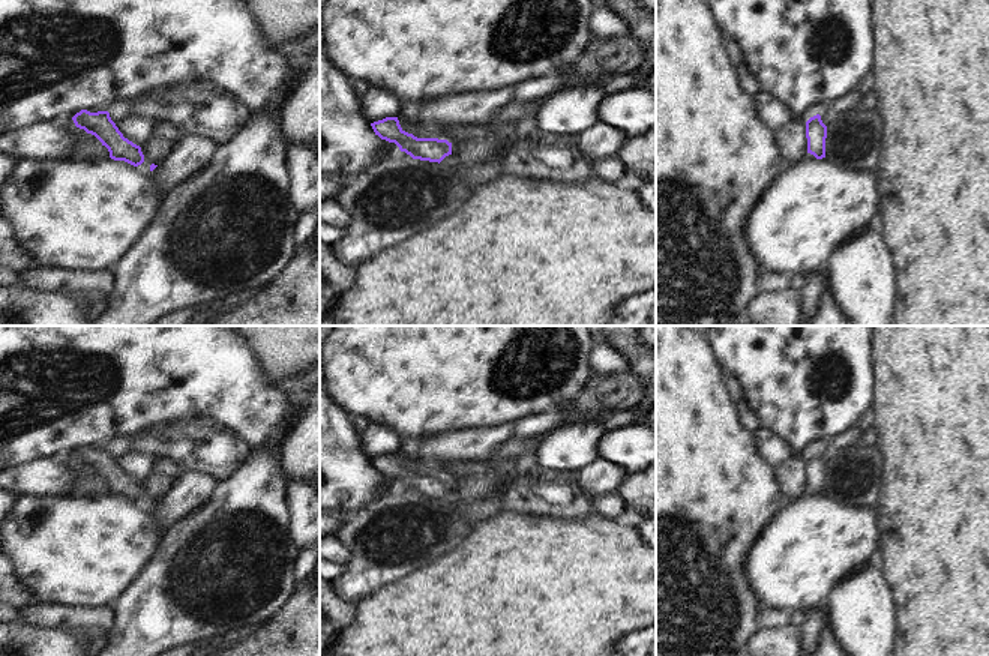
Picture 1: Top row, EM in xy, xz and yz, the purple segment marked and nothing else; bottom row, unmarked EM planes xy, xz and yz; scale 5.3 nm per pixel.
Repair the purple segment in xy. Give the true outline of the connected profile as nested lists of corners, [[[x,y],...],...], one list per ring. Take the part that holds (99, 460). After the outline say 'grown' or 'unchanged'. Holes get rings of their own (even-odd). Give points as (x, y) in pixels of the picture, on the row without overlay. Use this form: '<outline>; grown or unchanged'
[[[81,446],[72,456],[77,464],[95,471],[108,485],[111,495],[125,497],[134,503],[144,498],[141,483],[123,473],[108,447]]]; unchanged

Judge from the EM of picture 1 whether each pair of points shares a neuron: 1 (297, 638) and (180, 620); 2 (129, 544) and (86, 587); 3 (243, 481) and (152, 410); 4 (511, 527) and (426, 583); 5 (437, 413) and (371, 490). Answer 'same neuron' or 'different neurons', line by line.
1: different neurons
2: same neuron
3: different neurons
4: same neuron
5: different neurons

